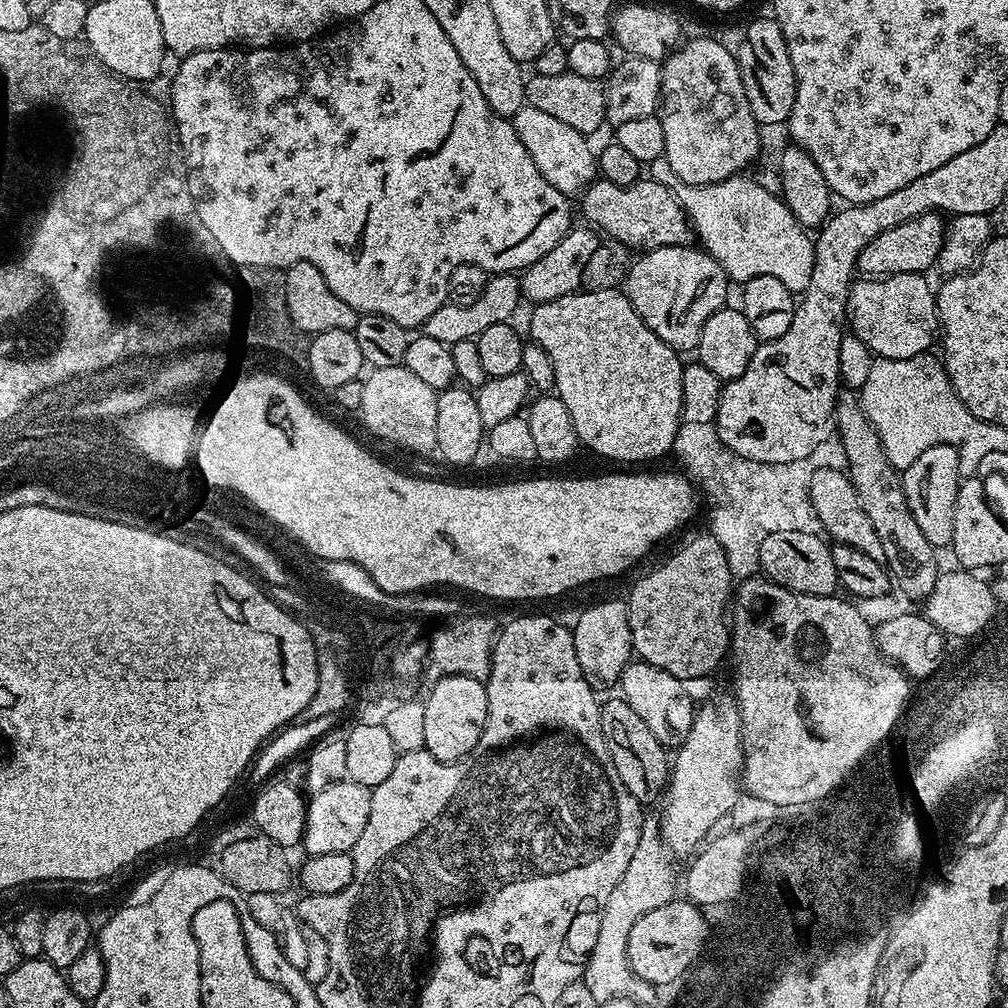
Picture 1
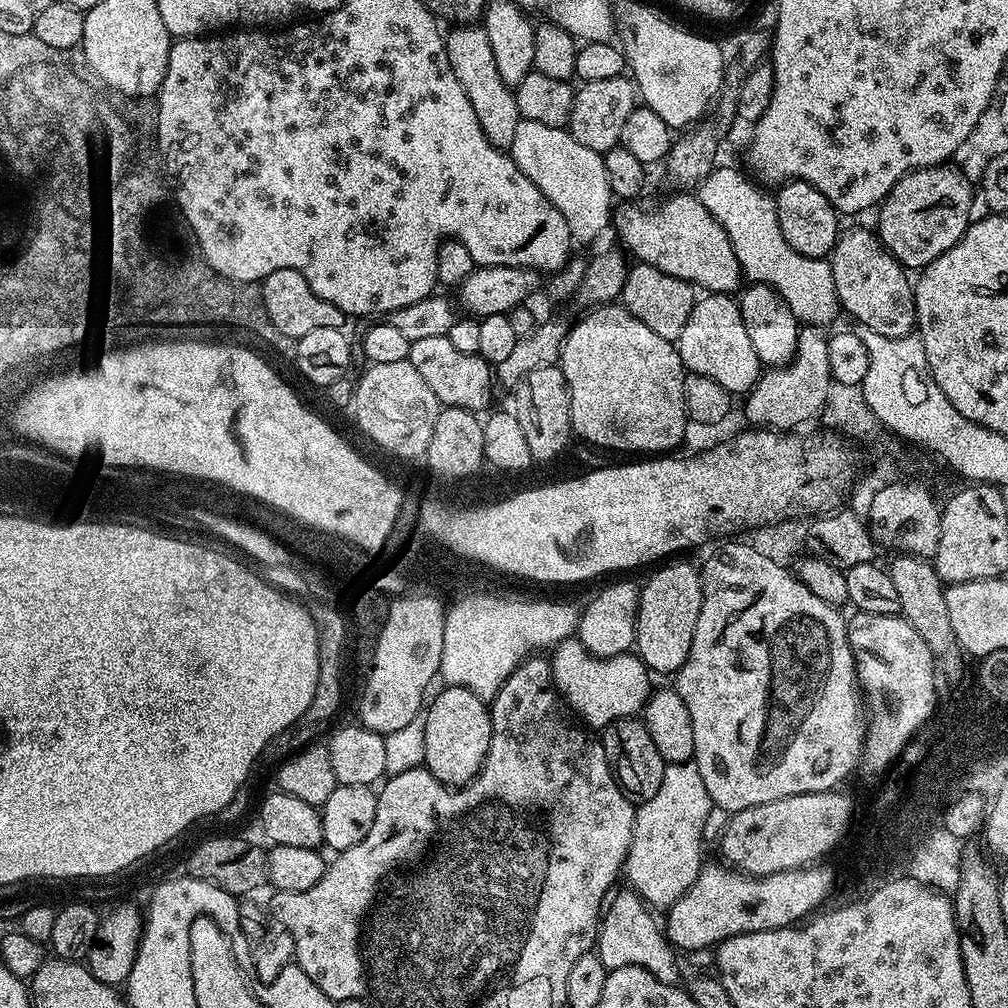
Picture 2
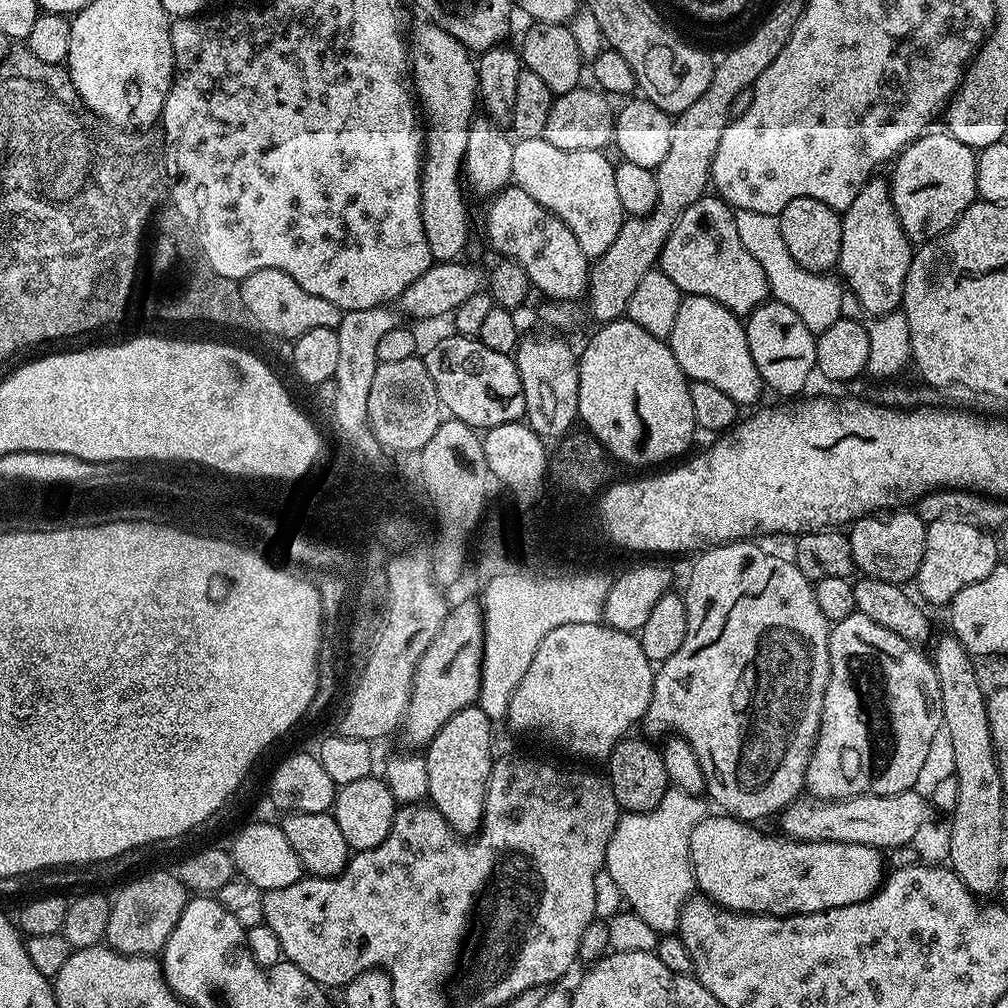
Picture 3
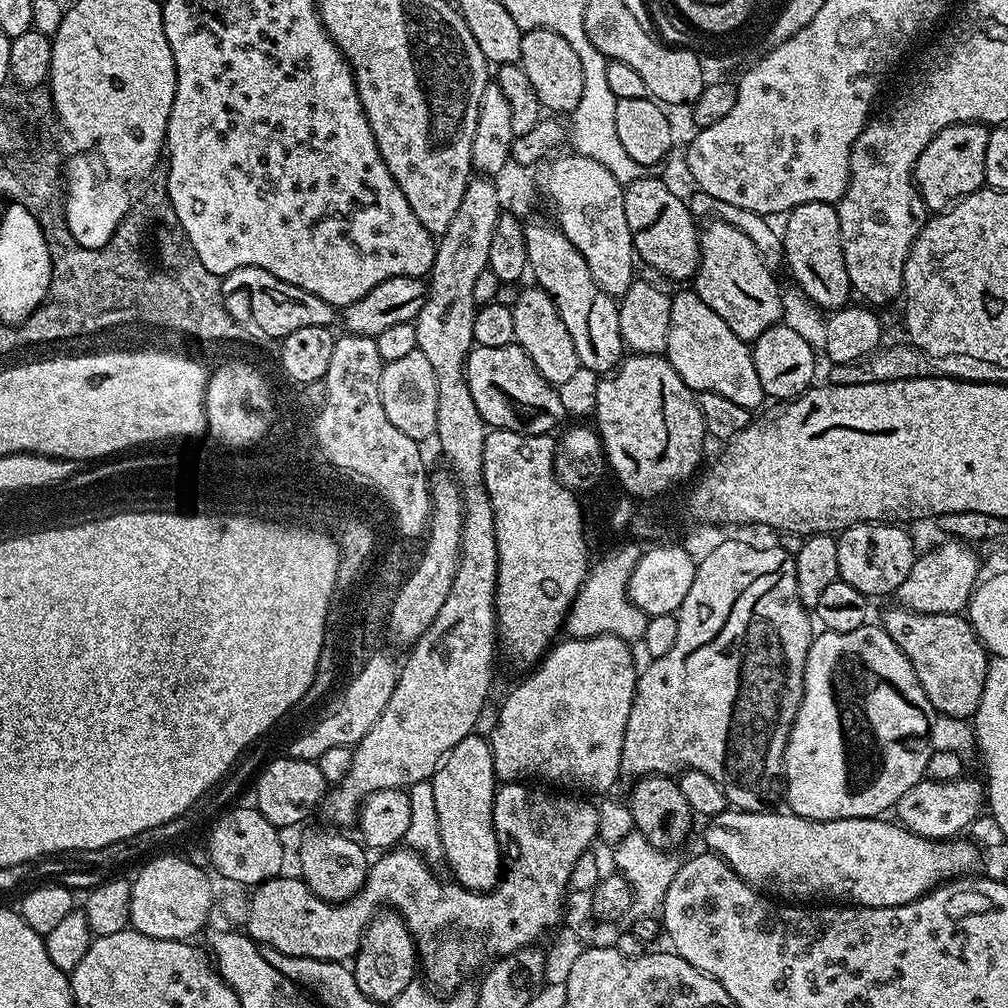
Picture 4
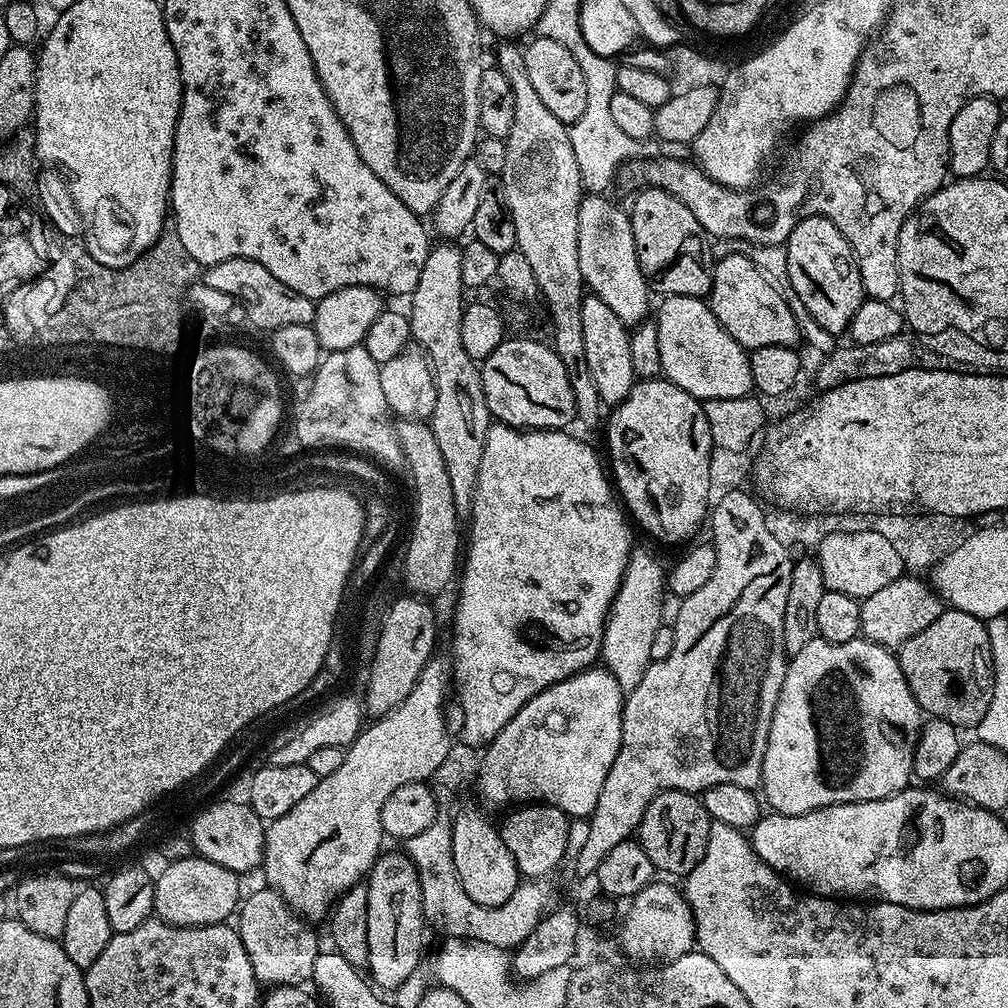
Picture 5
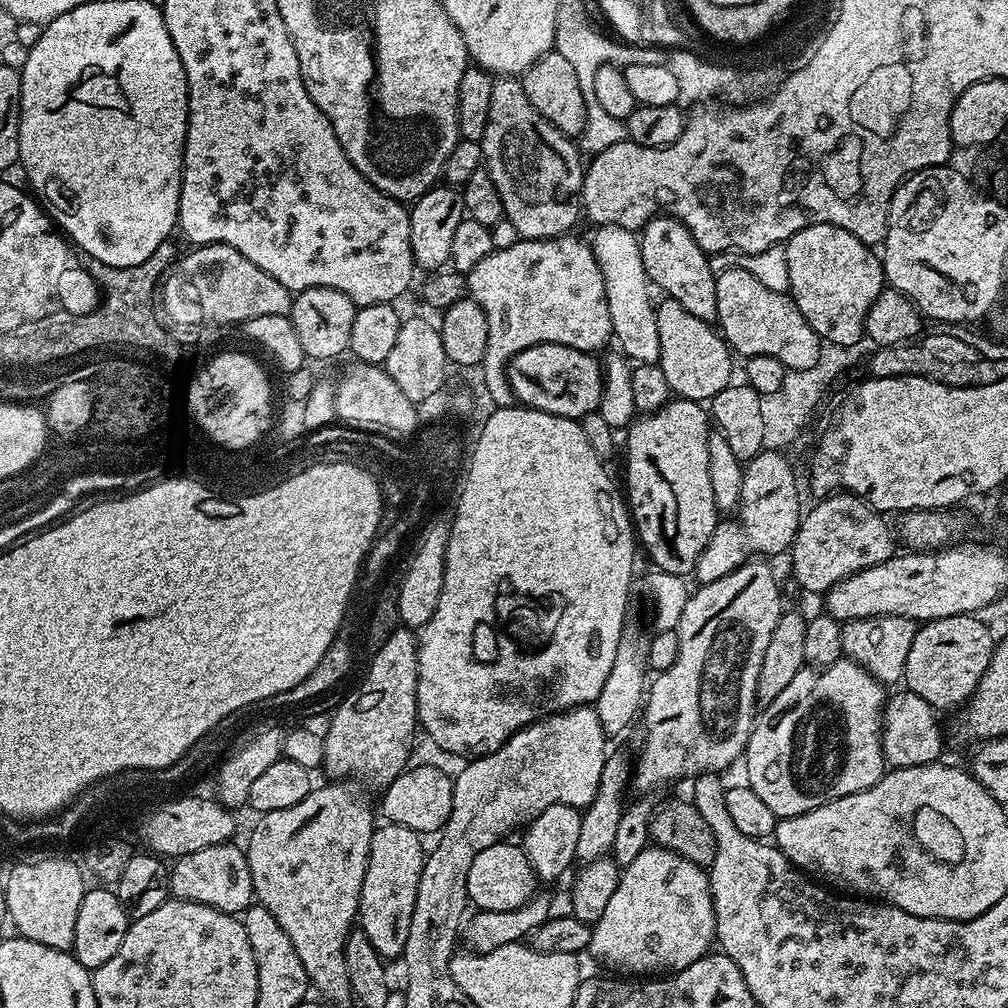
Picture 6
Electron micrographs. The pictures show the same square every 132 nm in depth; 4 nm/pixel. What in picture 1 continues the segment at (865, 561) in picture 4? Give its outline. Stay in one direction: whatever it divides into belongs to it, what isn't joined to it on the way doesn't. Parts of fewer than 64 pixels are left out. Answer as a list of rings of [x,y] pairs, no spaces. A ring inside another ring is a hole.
[[[939,444],[930,446],[930,450],[922,450],[922,454],[918,454],[918,458],[914,458],[914,462],[910,462],[910,466],[903,469],[902,483],[908,505],[914,514],[914,522],[922,526],[922,534],[926,534],[926,542],[933,544],[938,550],[947,549],[954,538],[954,506],[962,483],[958,450],[953,444]]]

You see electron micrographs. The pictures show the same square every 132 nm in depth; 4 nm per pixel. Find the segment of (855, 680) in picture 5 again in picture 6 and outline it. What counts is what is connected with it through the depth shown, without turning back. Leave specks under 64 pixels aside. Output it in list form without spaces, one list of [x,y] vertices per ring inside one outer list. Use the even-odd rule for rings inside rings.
[[[841,658],[832,665],[801,668],[800,672],[794,674],[794,678],[786,685],[786,690],[782,690],[782,694],[778,694],[778,698],[774,698],[774,702],[763,705],[762,711],[757,715],[756,725],[752,727],[752,733],[748,739],[748,749],[742,757],[742,765],[744,764],[745,770],[748,771],[748,777],[746,777],[748,787],[754,790],[754,794],[758,794],[758,798],[762,798],[762,802],[766,802],[766,806],[770,806],[770,810],[774,810],[777,818],[783,818],[806,814],[826,802],[834,802],[838,798],[846,798],[846,794],[858,794],[870,786],[874,786],[882,779],[886,771],[882,738],[880,737],[885,703],[885,685],[874,679],[864,668],[859,668],[852,660]]]

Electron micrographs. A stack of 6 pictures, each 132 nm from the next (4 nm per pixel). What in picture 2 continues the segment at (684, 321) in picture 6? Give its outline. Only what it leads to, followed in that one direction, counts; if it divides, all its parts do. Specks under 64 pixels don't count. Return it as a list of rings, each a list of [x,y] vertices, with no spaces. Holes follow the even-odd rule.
[[[701,295],[675,346],[688,372],[706,374],[706,378],[718,382],[718,386],[726,386],[730,393],[751,392],[762,375],[760,359],[758,354],[754,354],[750,334],[746,334],[742,322],[740,305],[731,295]]]

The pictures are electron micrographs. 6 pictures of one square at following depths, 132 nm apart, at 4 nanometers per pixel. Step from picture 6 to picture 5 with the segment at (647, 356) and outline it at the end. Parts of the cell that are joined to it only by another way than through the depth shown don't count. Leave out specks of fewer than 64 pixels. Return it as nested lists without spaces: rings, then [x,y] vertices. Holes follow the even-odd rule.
[[[588,194],[580,202],[578,210],[578,270],[582,270],[582,278],[587,291],[591,295],[602,298],[623,324],[635,326],[649,315],[648,296],[650,289],[648,279],[642,274],[638,262],[638,250],[634,250],[634,230],[632,218],[627,211],[624,212],[609,197],[604,194]]]

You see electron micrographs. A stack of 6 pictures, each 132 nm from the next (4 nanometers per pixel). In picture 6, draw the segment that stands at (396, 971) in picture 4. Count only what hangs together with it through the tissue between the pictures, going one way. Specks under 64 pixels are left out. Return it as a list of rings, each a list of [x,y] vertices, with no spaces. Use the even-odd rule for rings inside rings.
[[[381,823],[372,833],[370,858],[366,866],[366,878],[362,878],[358,928],[374,942],[374,950],[385,961],[403,957],[406,937],[410,935],[410,922],[414,918],[414,898],[418,898],[418,878],[422,878],[422,866],[426,847],[421,833],[406,826]]]

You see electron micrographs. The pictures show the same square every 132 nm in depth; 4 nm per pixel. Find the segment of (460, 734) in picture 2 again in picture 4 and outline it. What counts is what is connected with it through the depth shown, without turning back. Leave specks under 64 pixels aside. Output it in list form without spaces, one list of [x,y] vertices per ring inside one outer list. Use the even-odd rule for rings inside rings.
[[[473,734],[462,738],[462,742],[458,742],[458,746],[454,746],[454,750],[449,752],[444,760],[440,763],[439,768],[436,769],[435,774],[431,779],[434,786],[434,803],[436,810],[438,810],[438,830],[440,831],[440,837],[442,838],[442,850],[444,851],[443,863],[448,864],[448,868],[452,871],[451,879],[455,883],[460,884],[463,888],[469,888],[472,892],[491,892],[497,884],[500,883],[502,875],[502,849],[500,847],[500,837],[498,835],[498,829],[494,826],[494,802],[496,801],[496,789],[498,787],[498,781],[496,778],[496,771],[494,770],[494,758],[492,757],[492,746],[487,739],[484,740],[480,737],[480,734]]]

